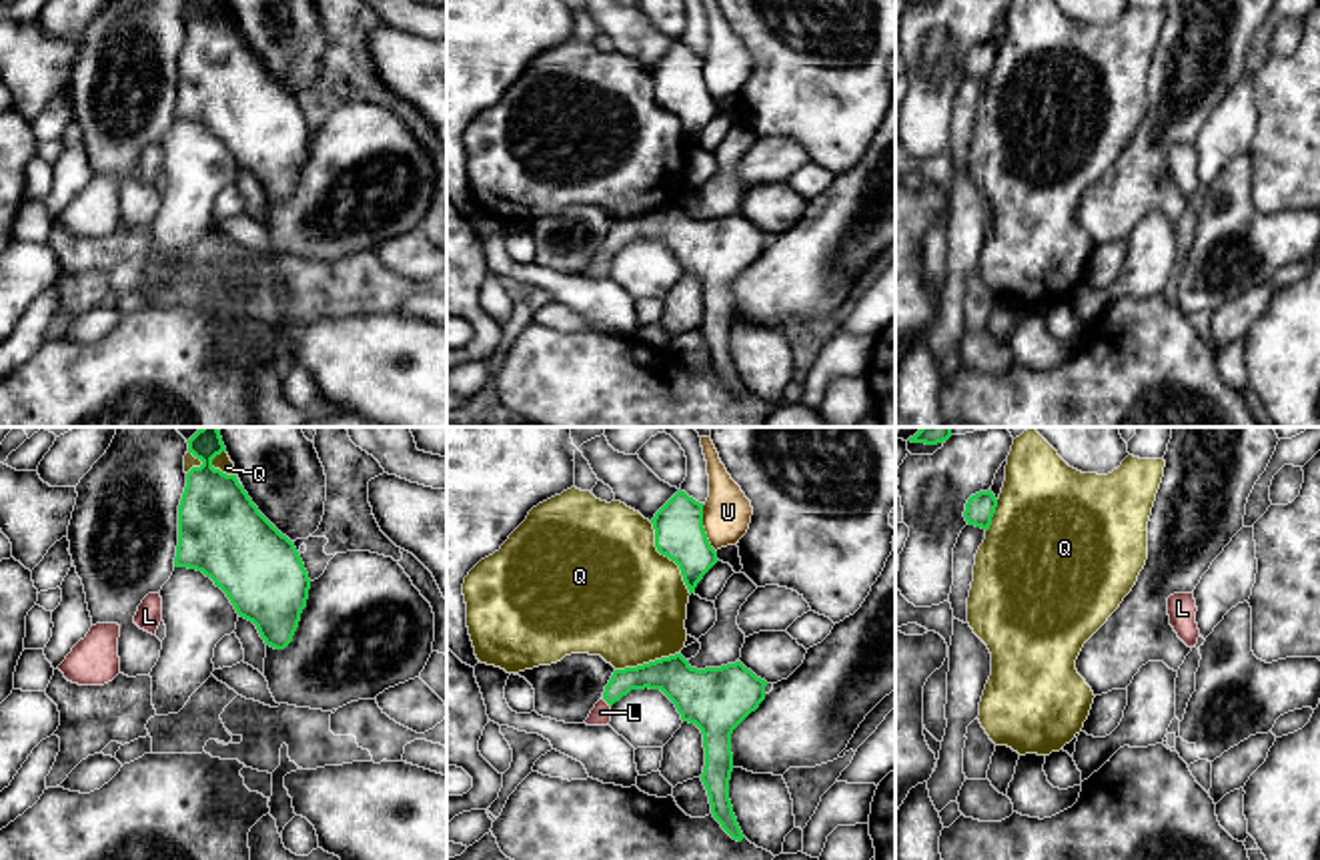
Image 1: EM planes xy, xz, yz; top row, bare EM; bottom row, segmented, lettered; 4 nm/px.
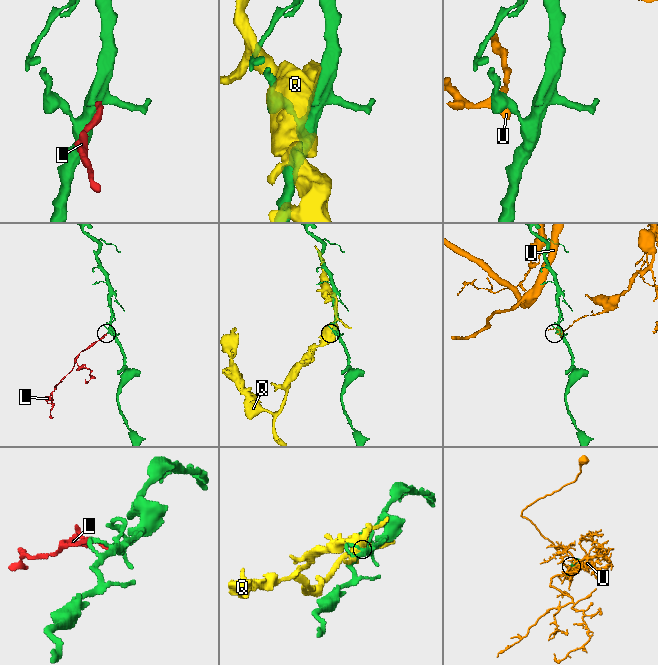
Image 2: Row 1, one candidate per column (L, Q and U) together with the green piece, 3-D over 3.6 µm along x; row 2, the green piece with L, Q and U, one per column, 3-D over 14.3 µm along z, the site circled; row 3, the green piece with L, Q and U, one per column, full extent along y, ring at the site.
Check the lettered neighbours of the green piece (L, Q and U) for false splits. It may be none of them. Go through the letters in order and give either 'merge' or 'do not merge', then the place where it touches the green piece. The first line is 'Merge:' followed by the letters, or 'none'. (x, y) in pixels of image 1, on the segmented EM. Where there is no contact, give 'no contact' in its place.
Merge: L
L: merge; meets green in xz at (605, 700)
Q: do not merge; meets green in xz at (668, 556)
U: do not merge; meets green in xz at (704, 530)

